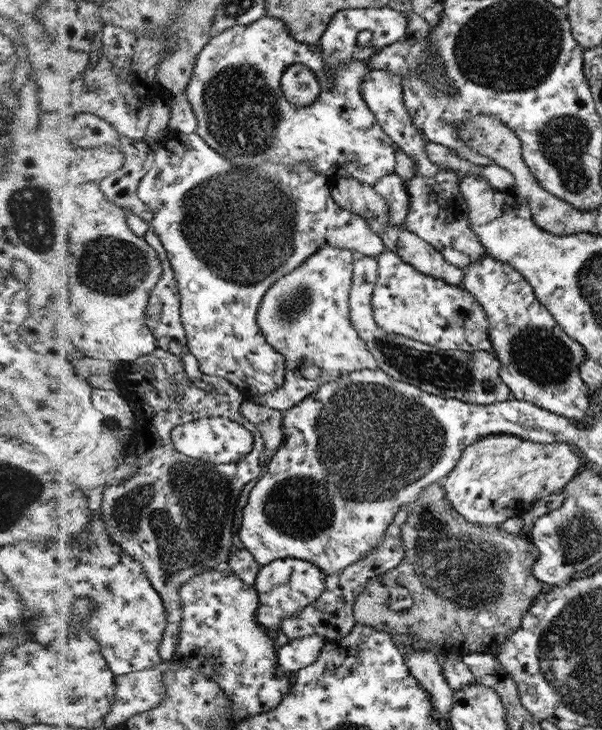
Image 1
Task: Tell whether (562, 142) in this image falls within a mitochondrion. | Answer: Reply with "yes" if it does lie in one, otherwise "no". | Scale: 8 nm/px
yes

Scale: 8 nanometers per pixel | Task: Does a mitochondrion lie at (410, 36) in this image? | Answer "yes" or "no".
no

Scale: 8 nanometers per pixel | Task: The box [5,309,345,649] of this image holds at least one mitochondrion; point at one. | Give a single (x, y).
(191, 532)

